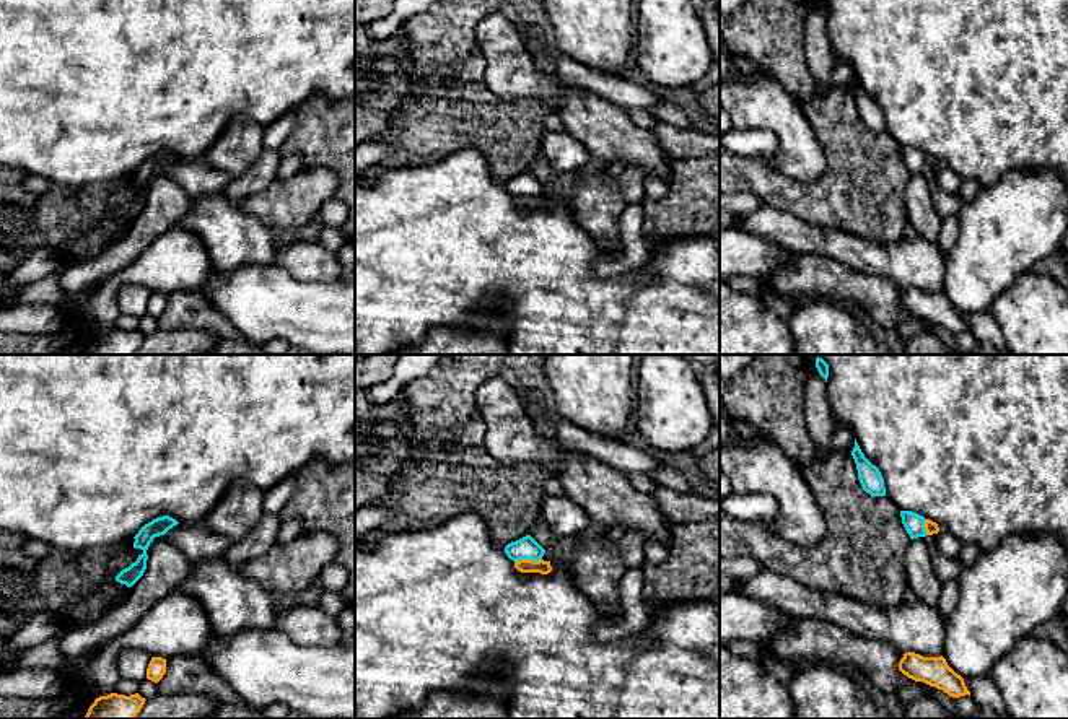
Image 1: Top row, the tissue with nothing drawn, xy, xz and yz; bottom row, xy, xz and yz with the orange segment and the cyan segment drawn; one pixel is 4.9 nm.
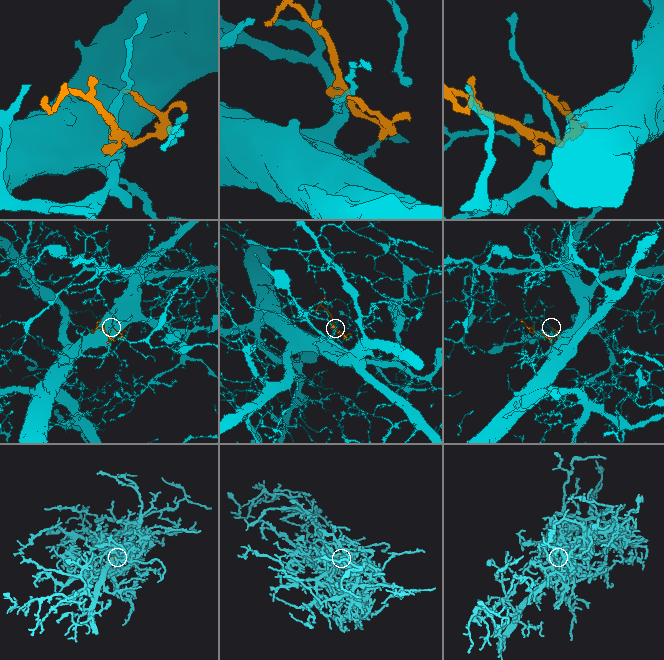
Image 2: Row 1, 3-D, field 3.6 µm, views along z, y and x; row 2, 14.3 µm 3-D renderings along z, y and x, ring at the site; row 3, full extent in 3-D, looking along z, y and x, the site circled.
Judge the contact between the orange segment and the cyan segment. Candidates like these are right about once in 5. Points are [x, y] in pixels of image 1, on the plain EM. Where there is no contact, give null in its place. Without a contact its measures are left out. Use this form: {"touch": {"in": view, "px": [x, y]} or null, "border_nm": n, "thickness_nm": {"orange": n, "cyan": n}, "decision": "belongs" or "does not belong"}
{"touch": {"in": "xz", "px": [528, 196]}, "border_nm": 140, "thickness_nm": {"orange": 70, "cyan": 110}, "decision": "does not belong"}

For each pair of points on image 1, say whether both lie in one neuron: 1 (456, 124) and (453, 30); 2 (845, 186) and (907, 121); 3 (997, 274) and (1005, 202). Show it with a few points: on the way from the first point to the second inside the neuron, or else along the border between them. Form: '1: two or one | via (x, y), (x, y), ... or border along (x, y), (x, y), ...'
1: one | via (453, 101), (450, 52)
2: two | border along (886, 130), (901, 145)
3: one | via (997, 256), (997, 243), (1005, 230), (1005, 220)

